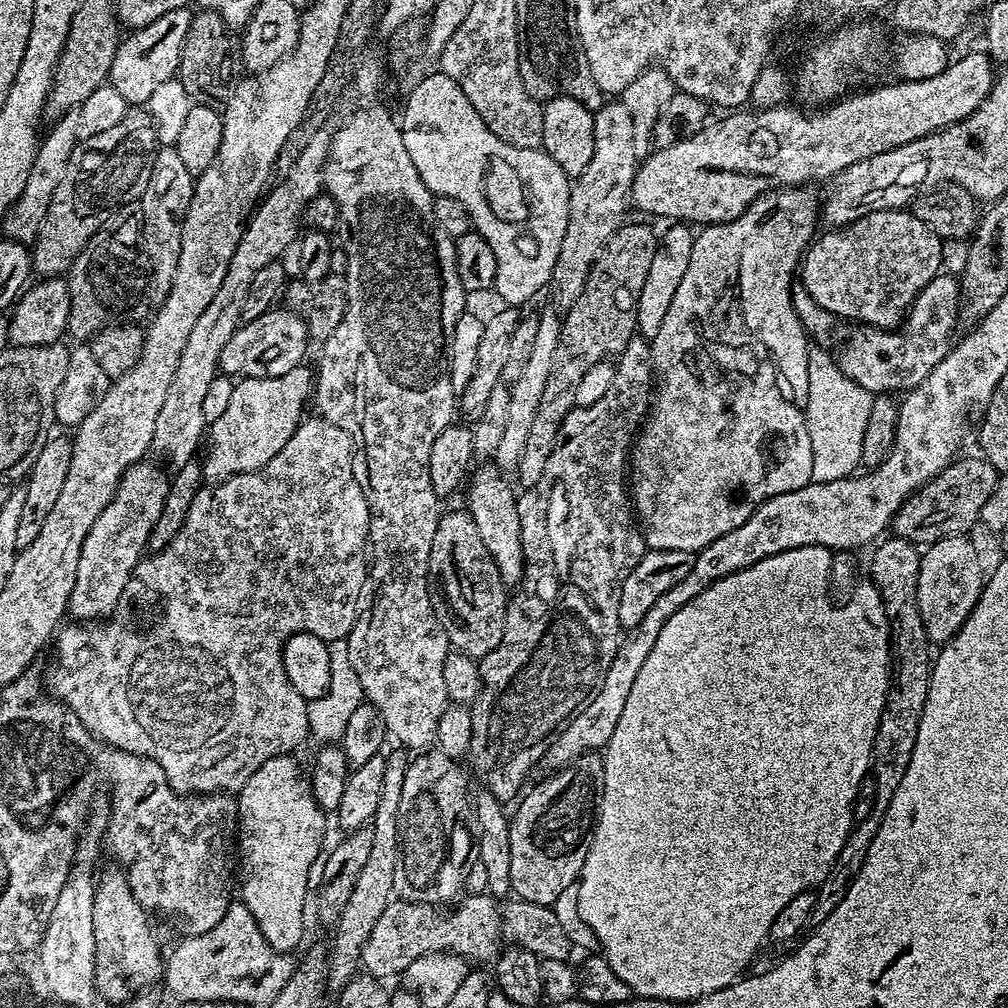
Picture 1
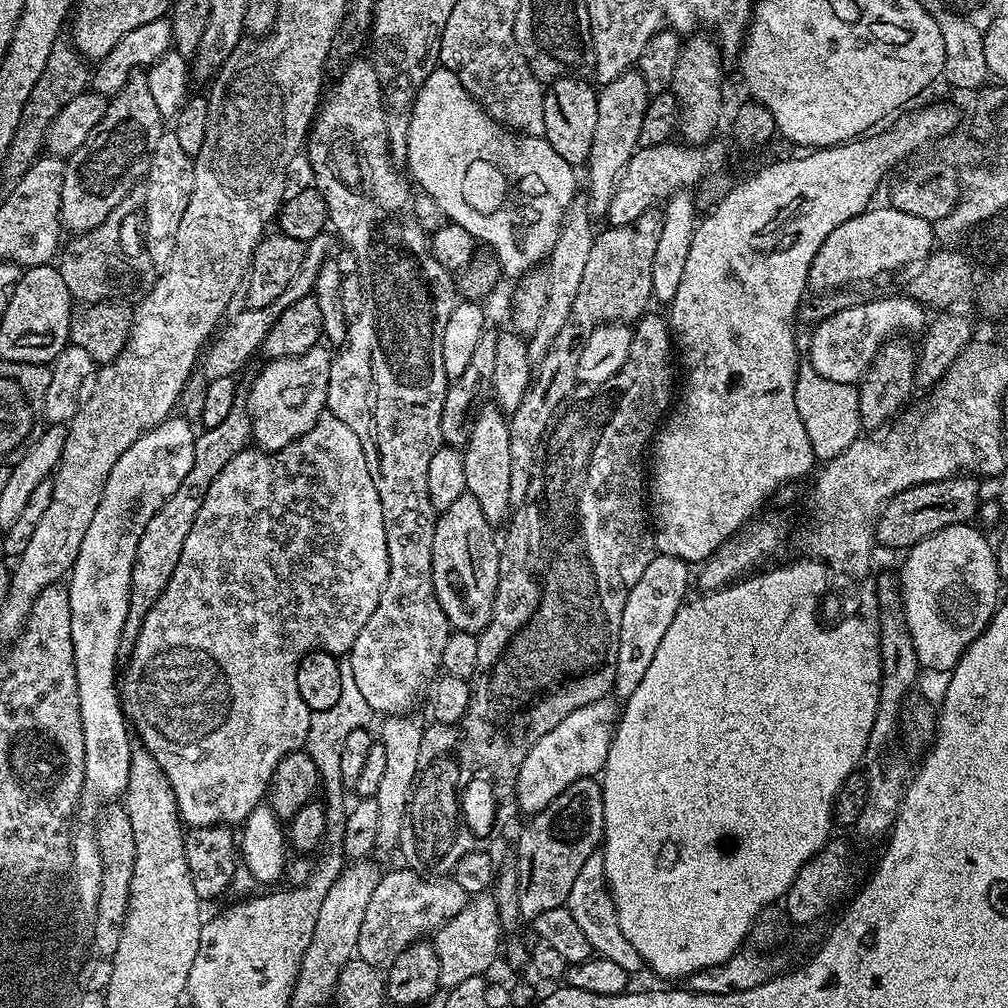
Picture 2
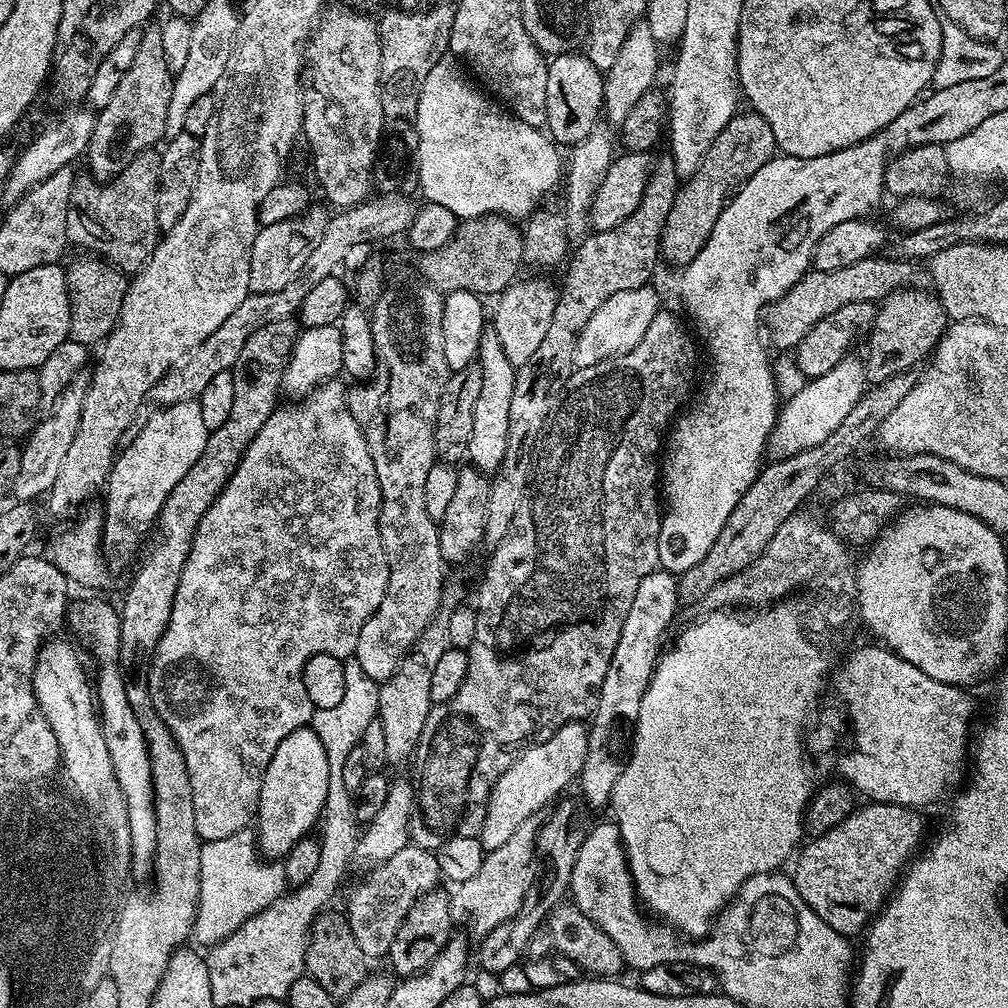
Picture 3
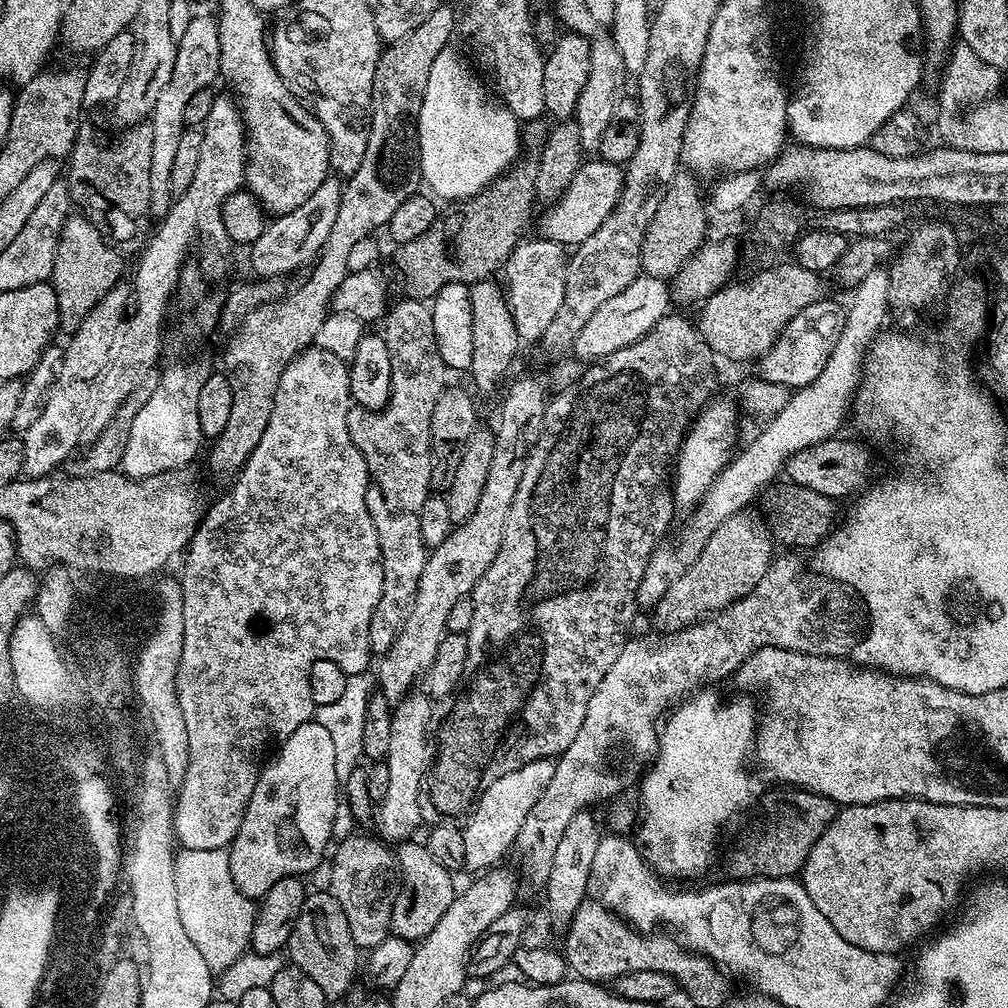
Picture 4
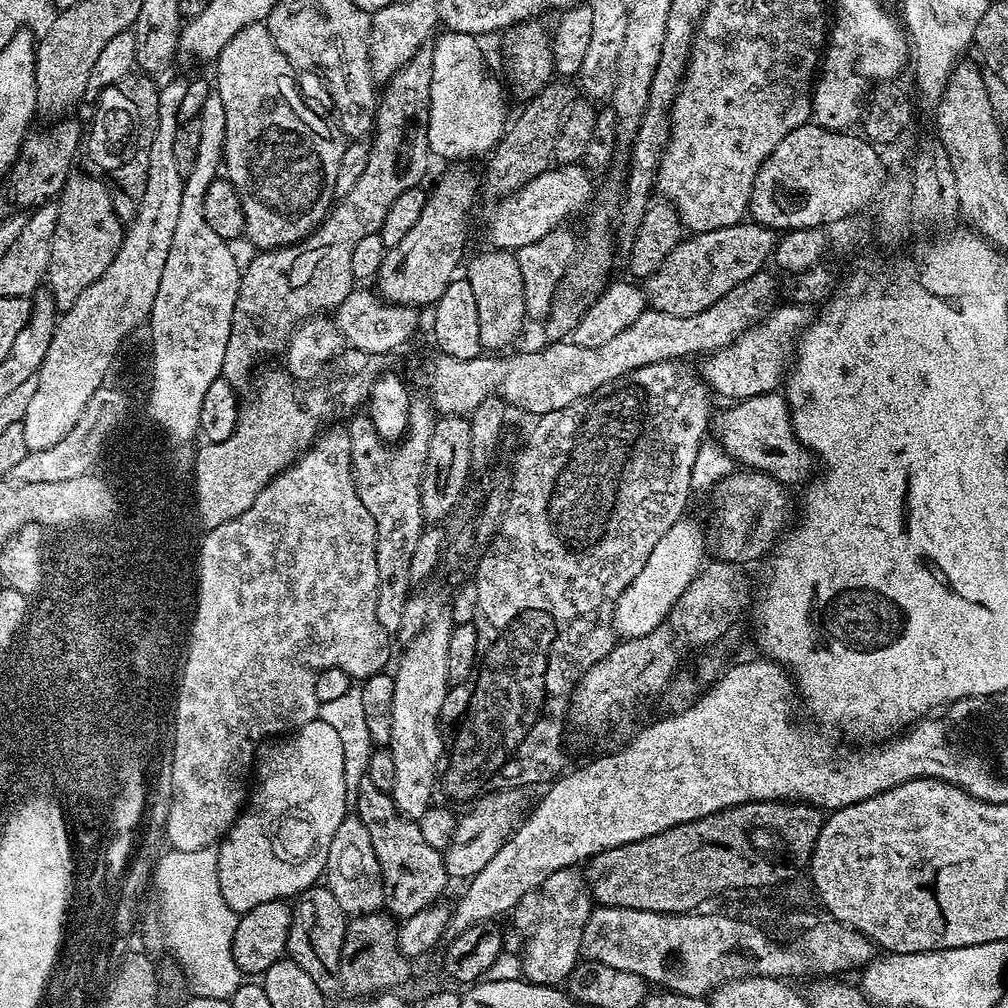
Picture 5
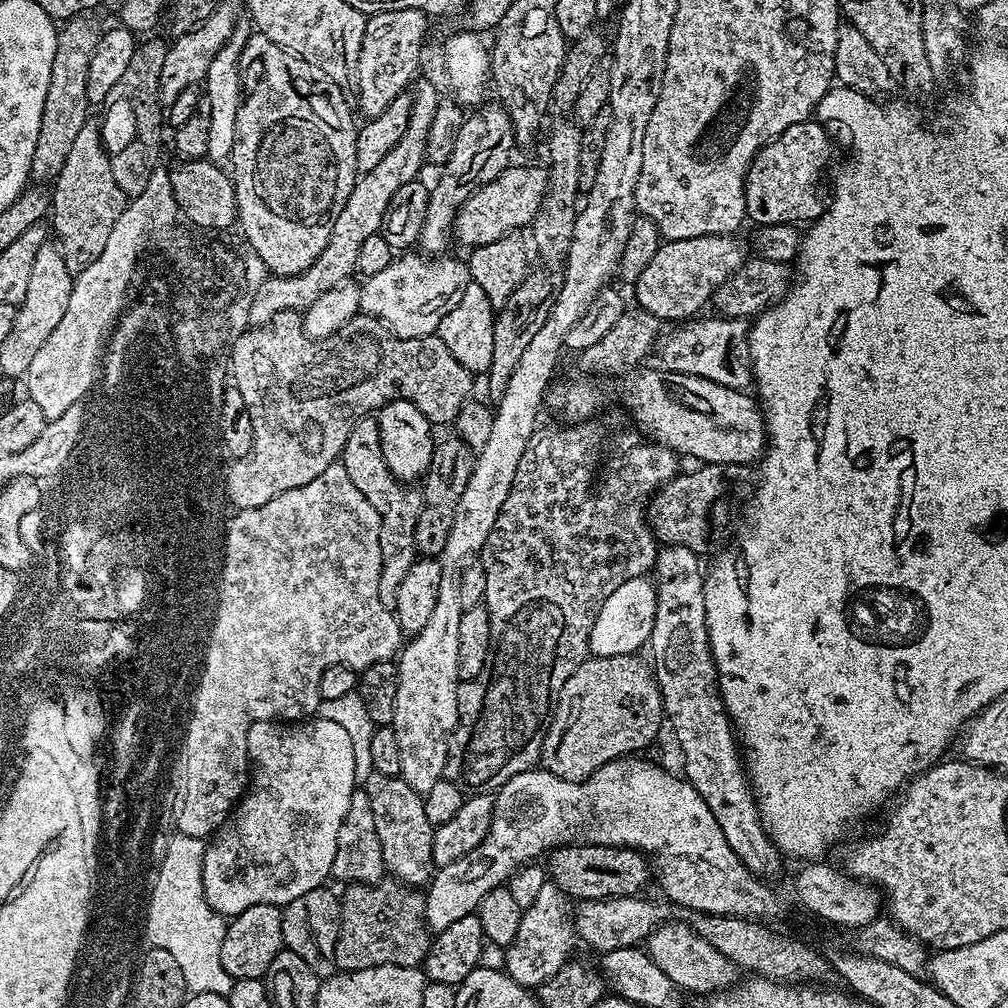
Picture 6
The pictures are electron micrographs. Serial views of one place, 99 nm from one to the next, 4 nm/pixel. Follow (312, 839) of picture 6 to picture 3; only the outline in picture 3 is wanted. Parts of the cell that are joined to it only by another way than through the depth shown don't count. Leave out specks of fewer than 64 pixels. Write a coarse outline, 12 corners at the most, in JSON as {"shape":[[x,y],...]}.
{"shape":[[311,726],[278,742],[254,831],[287,856],[317,827],[330,766]]}

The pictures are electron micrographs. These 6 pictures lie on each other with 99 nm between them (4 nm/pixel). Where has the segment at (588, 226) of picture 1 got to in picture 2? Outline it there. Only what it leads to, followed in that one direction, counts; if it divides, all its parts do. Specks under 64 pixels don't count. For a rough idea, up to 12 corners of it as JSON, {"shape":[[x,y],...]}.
{"shape":[[636,70],[599,89],[586,161],[593,217],[640,147],[650,93]]}

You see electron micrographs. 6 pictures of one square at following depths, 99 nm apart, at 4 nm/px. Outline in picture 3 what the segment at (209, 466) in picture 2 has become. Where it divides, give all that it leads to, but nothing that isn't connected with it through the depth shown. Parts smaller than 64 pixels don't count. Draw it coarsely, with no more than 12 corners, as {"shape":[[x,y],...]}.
{"shape":[[298,324],[250,334],[234,400],[170,490],[128,584],[124,642],[170,622],[198,522],[278,406]]}

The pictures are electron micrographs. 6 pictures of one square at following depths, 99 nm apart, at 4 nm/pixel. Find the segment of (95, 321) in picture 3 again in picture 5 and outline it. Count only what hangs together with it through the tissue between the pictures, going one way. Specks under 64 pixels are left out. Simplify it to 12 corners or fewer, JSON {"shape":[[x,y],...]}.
{"shape":[[60,222],[50,240],[46,288],[57,309],[106,274],[124,224]]}

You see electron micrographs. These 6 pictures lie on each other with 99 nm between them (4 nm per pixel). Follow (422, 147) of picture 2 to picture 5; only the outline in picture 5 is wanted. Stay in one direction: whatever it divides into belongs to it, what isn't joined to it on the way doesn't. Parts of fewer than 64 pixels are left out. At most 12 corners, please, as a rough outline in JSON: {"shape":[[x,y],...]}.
{"shape":[[470,34],[431,45],[428,150],[491,153],[510,115]]}

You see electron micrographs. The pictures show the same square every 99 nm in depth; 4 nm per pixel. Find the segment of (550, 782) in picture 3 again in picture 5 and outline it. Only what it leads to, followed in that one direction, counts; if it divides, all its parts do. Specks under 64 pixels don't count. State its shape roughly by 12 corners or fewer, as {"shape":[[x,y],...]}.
{"shape":[[523,791],[487,793],[443,849],[453,881],[471,880],[526,812]]}

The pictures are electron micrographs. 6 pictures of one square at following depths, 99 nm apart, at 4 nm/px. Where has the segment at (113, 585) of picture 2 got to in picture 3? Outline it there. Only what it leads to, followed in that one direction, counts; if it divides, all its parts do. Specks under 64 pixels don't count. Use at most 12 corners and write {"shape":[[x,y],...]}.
{"shape":[[199,399],[157,409],[103,493],[102,548],[131,558],[206,450]]}

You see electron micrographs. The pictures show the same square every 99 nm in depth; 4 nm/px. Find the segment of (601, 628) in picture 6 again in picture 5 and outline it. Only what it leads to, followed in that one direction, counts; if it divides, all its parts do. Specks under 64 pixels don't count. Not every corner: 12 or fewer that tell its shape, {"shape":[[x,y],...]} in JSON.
{"shape":[[670,526],[614,602],[613,631],[650,634],[703,567],[706,534]]}

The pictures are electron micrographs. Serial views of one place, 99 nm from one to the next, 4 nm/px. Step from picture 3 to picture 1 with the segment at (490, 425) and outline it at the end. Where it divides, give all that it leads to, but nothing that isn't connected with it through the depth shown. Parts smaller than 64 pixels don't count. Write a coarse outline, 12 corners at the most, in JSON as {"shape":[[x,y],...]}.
{"shape":[[471,473],[466,510],[505,586],[524,577],[518,492]]}

